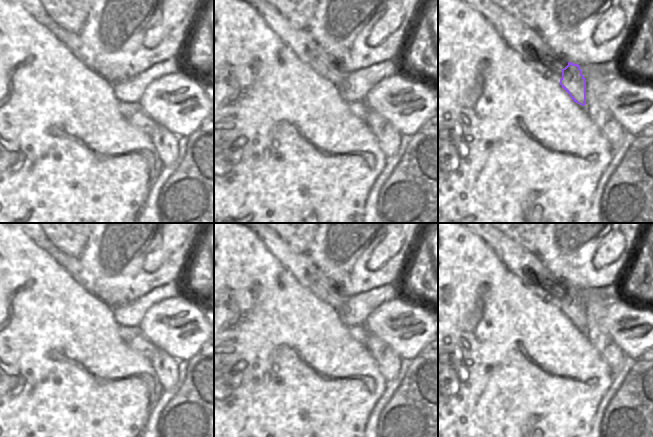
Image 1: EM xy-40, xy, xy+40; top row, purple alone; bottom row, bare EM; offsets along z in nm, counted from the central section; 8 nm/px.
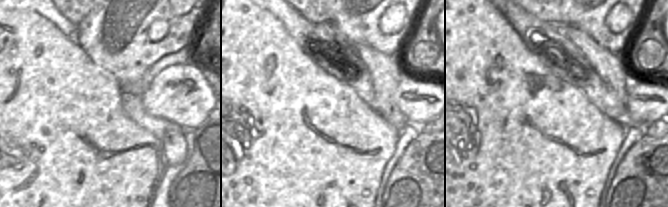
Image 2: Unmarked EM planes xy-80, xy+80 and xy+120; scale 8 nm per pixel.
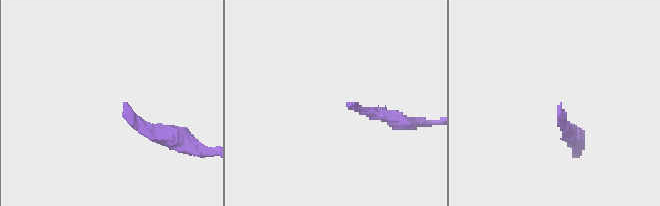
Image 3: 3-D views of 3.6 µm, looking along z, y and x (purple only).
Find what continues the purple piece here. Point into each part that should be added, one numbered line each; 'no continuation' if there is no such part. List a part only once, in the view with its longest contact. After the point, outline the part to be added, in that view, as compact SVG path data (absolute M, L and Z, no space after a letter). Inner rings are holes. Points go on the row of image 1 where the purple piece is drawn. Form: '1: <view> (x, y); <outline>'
1: xy+40 (528, 43); M462 0L479 12L502 37L534 70L560 83L562 69L568 65L563 56L557 54L533 30L517 20L492 0Z

